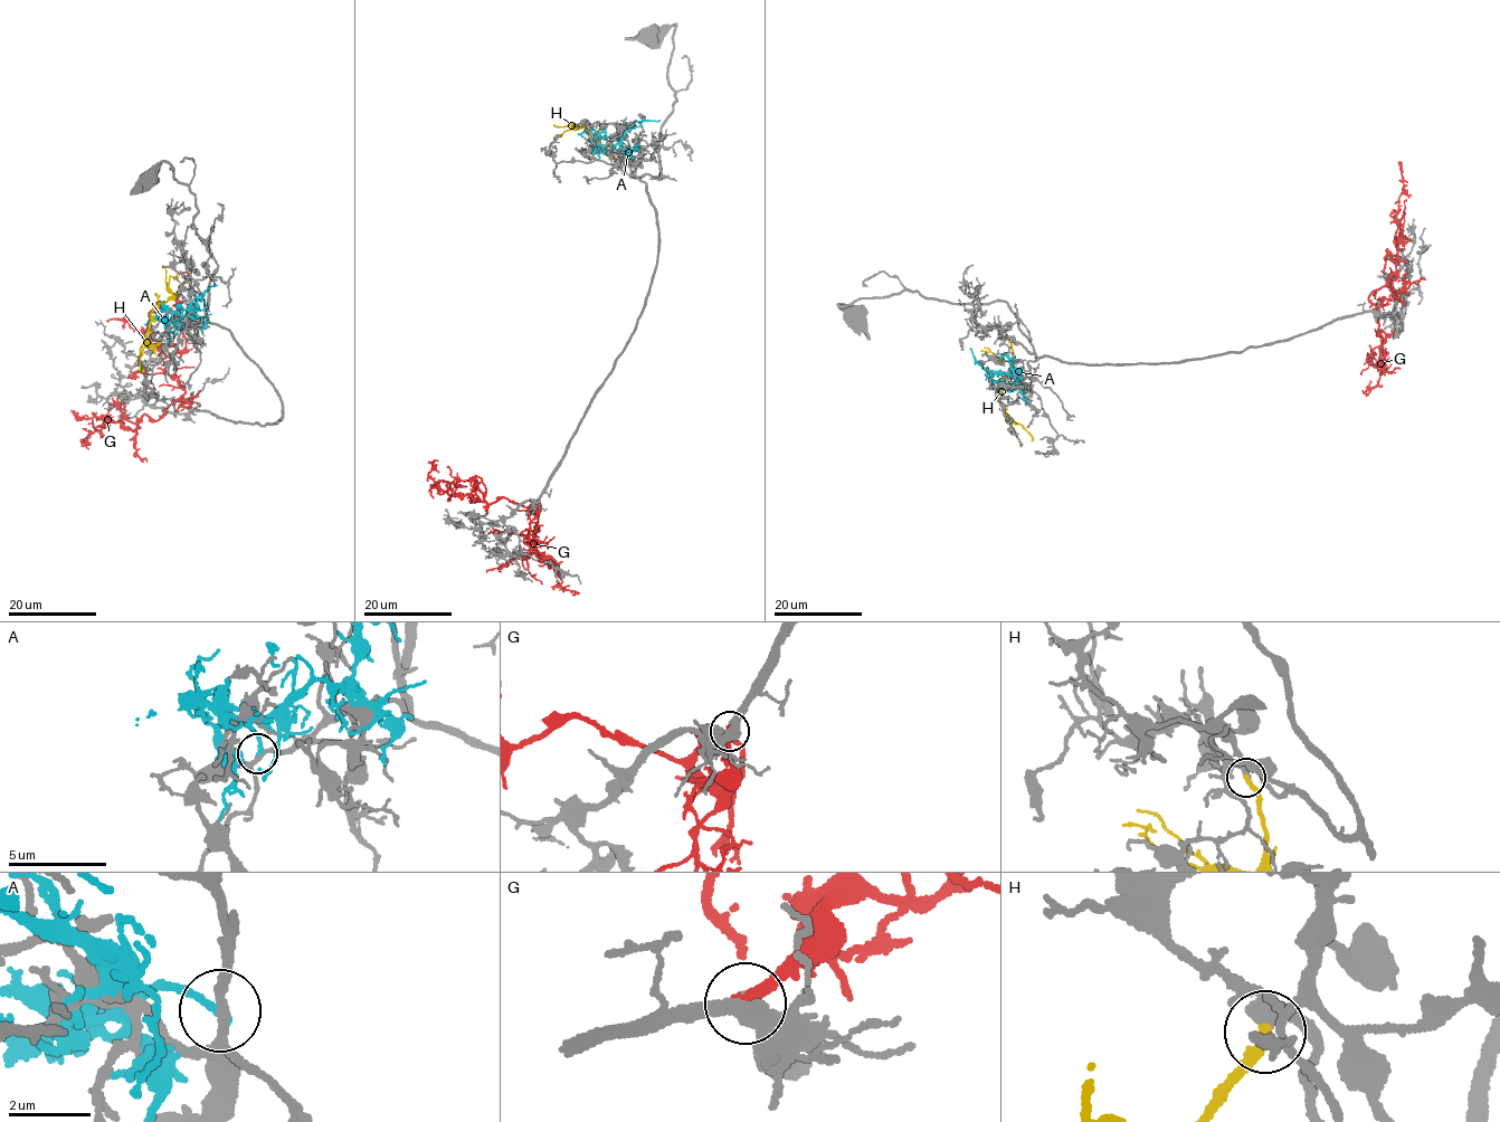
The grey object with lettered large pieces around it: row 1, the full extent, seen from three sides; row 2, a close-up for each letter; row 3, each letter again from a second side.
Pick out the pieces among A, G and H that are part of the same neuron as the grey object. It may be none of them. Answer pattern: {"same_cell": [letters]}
{"same_cell": ["G", "H"]}

